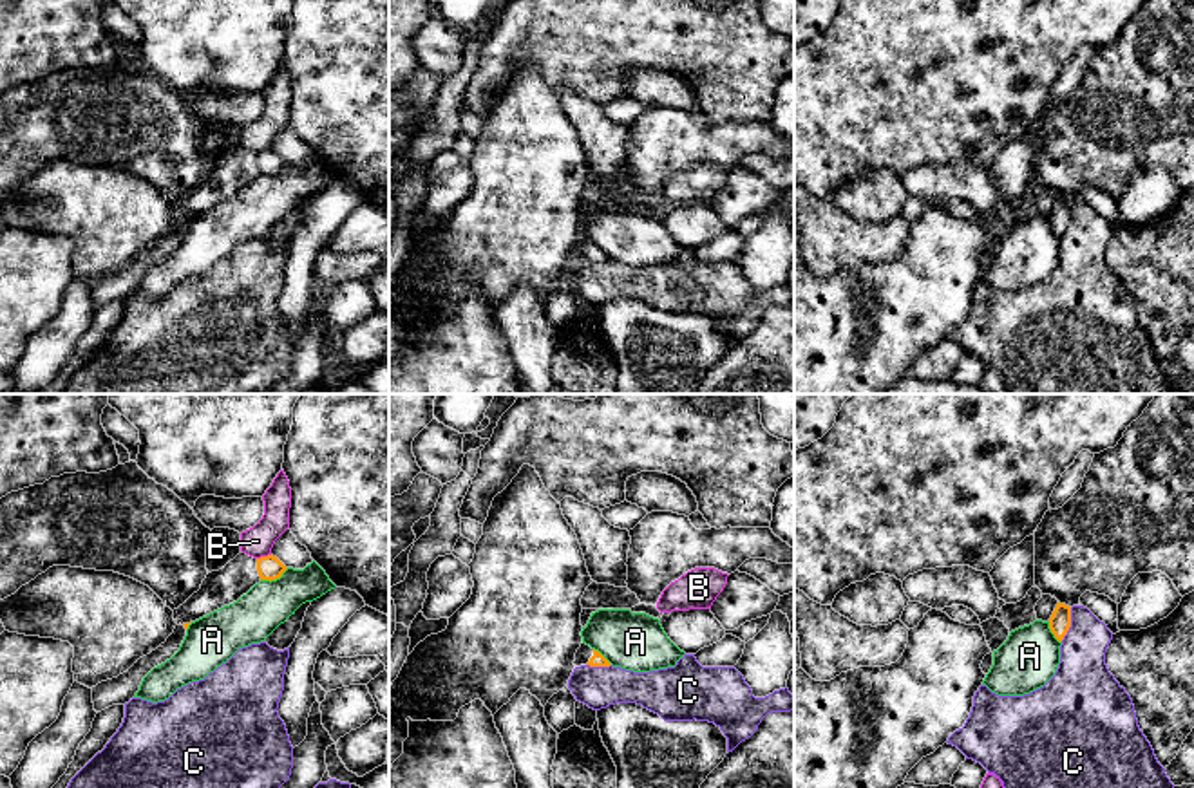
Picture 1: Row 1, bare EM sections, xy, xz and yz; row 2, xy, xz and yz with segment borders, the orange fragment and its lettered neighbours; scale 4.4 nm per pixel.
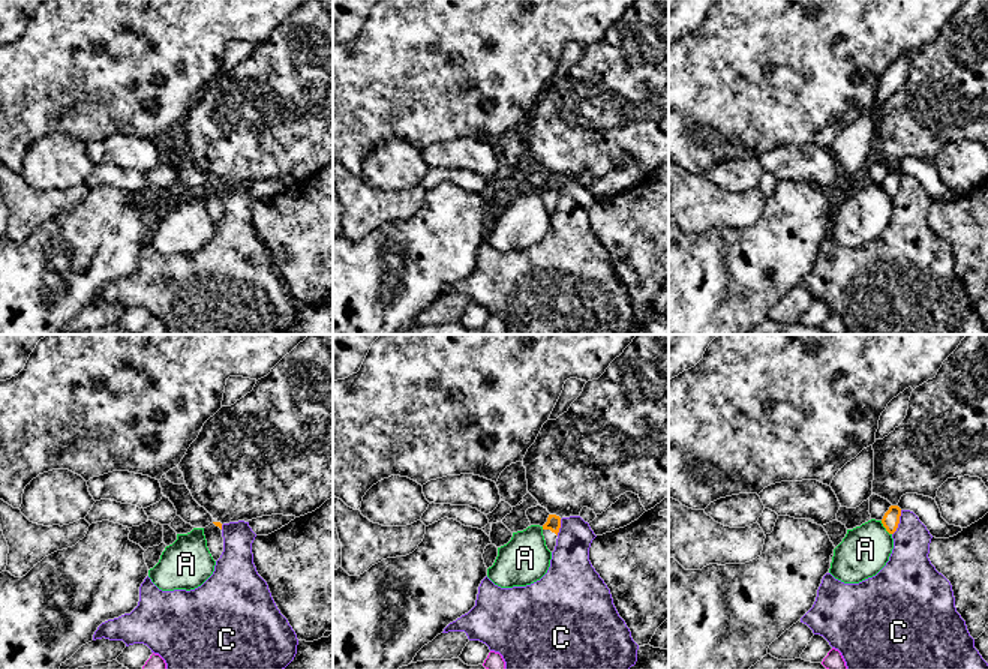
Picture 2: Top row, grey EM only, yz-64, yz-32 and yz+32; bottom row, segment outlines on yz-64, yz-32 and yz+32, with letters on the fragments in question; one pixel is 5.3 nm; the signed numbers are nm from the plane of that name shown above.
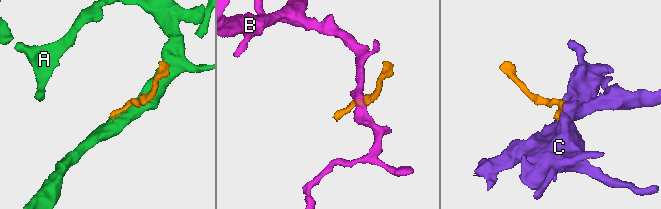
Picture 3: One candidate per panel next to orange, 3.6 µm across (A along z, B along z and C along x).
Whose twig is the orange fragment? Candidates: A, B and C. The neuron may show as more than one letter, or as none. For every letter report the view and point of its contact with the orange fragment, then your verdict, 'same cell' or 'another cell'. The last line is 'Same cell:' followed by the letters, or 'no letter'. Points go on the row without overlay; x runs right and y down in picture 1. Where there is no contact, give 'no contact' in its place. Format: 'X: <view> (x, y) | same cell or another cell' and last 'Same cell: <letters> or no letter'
A: xy (274, 174) | another cell
B: xy (263, 152) | another cell
C: yz (1070, 219) | another cell
Same cell: no letter

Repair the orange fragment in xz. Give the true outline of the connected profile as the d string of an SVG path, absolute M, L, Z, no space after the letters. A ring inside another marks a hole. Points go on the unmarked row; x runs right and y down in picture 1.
M581 239L581 242L575 248L575 262L590 260L590 262L610 262L611 258L595 244L592 244L586 239Z

